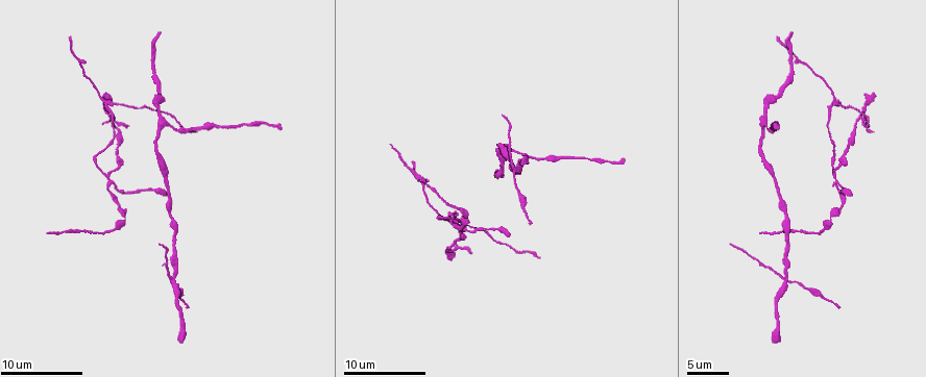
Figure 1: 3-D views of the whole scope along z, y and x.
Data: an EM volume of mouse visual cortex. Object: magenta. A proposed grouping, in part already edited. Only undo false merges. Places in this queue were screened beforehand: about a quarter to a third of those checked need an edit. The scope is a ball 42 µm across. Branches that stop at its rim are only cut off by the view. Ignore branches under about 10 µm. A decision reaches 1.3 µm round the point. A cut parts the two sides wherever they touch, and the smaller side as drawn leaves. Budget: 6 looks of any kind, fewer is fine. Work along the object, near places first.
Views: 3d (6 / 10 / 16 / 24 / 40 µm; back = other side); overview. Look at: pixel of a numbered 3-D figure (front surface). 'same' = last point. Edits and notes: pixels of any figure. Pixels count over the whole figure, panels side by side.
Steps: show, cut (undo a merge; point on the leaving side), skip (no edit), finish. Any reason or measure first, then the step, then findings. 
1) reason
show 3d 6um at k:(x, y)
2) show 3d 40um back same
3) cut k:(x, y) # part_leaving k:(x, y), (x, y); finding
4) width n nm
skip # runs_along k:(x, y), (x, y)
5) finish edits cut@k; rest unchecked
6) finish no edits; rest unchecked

show 3d 6um at 1:(169, 123)

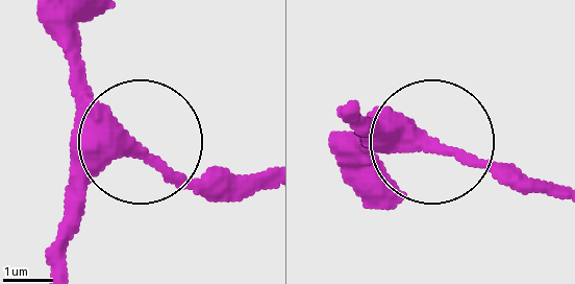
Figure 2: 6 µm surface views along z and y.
skip # all the same cell

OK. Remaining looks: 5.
a fork
show 3d 16um at 1:(110, 171)

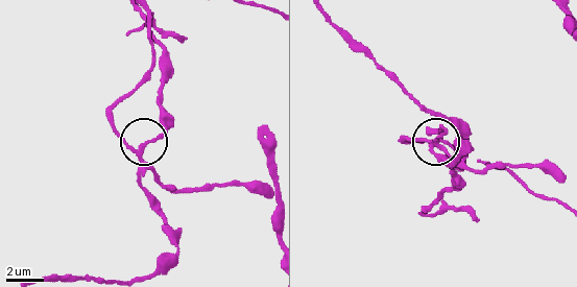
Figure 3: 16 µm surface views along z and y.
zoom in
show 3d 6um at 3:(142, 147)

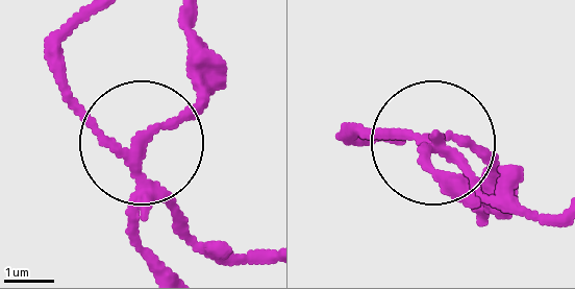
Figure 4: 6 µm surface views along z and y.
side_arm 13 um
cut 4:(88, 125) # part_leaving 4:(141, 181), (70, 85), (78, 23); two cells meet here

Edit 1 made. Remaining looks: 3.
show overview

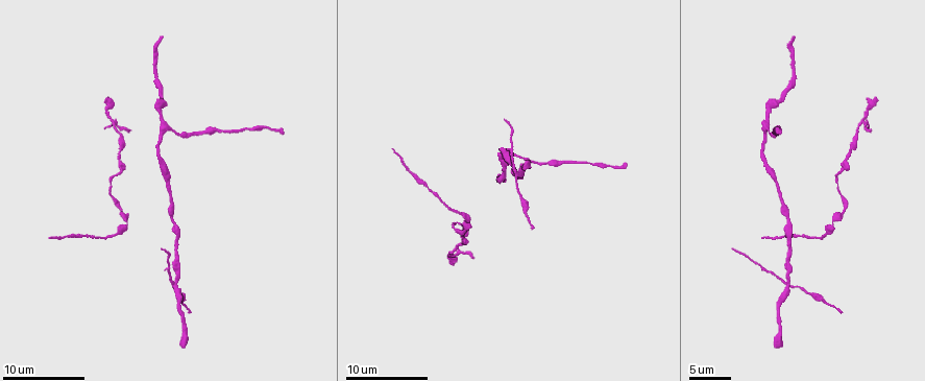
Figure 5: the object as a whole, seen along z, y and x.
show 3d 10um at 5:(787, 221)

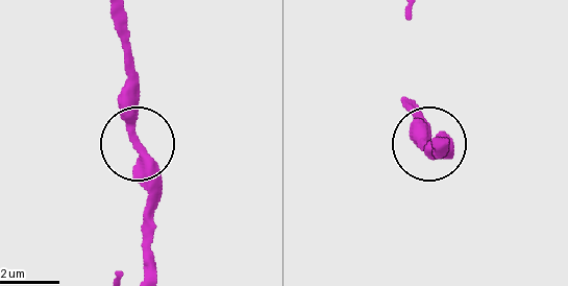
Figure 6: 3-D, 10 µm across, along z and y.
zoom in
show 3d 6um at 6:(135, 139)

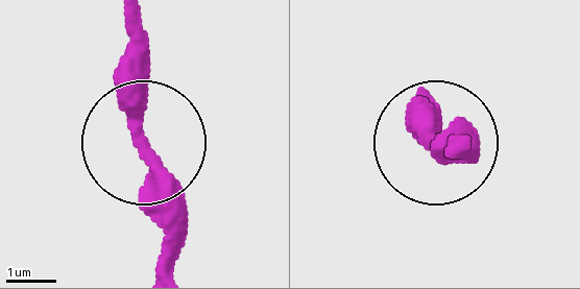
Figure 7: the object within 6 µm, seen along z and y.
side_arm 17 um
skip # continuous, no second cell

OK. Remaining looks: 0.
finish edits cut@4; rest unchecked

